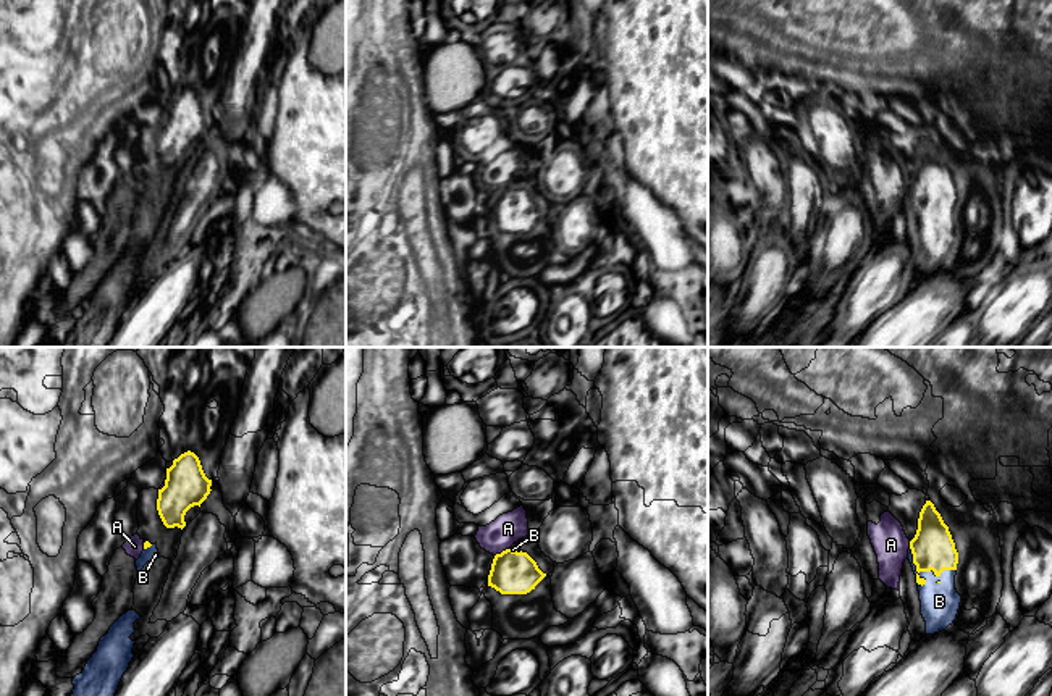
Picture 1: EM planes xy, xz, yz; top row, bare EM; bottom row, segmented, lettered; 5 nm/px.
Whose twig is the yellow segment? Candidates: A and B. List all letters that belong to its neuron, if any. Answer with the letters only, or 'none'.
B

